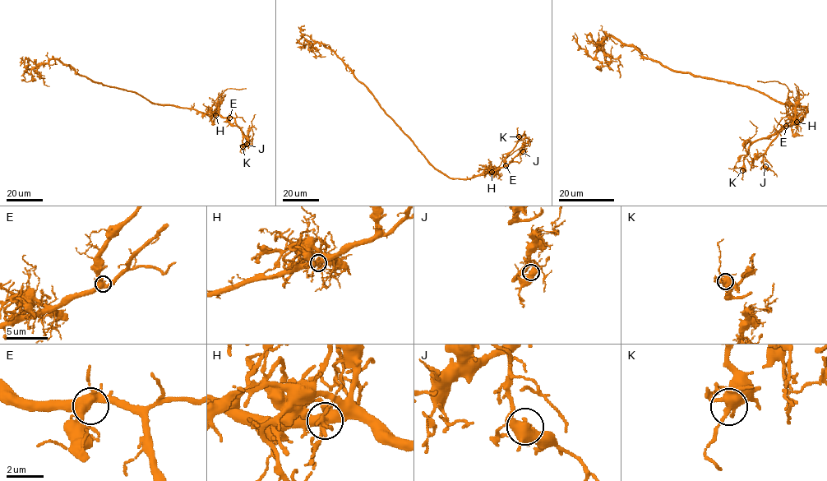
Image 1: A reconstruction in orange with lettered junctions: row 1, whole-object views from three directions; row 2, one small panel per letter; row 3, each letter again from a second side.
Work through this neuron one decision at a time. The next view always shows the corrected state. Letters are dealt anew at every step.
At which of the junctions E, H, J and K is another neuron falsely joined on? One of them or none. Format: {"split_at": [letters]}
{"split_at": ["H"]}

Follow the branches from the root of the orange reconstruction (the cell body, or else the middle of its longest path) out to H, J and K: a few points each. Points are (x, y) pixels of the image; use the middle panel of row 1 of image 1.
H: (412, 141), (434, 168), (450, 178), (468, 178), (492, 172)
J: (412, 141), (434, 168), (450, 178), (459, 178), (496, 170), (506, 166), (523, 151)
K: (412, 141), (436, 169), (450, 178), (468, 178), (502, 168), (506, 156), (519, 140), (519, 136)

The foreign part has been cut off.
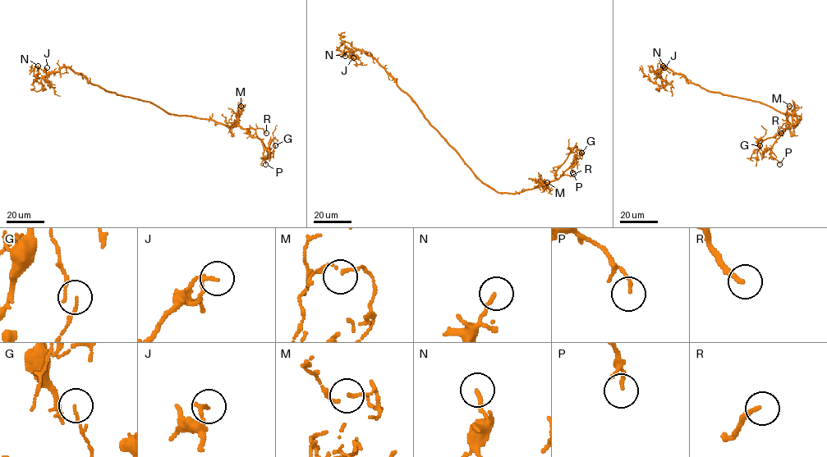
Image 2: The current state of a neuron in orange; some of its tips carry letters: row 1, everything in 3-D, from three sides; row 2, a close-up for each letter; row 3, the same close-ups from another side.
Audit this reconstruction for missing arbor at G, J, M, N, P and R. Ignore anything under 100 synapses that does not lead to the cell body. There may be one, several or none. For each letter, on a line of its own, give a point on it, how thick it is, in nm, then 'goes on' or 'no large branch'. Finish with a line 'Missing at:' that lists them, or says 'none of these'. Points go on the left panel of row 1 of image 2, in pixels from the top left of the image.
G: at (275, 145); 90 nm thick; no large branch
J: at (47, 67); 180 nm thick; no large branch
M: at (241, 106); 100 nm thick; no large branch
N: at (38, 66); 140 nm thick; no large branch
P: at (265, 164); 130 nm thick; no large branch
R: at (266, 133); 200 nm thick; goes on
Missing at: R

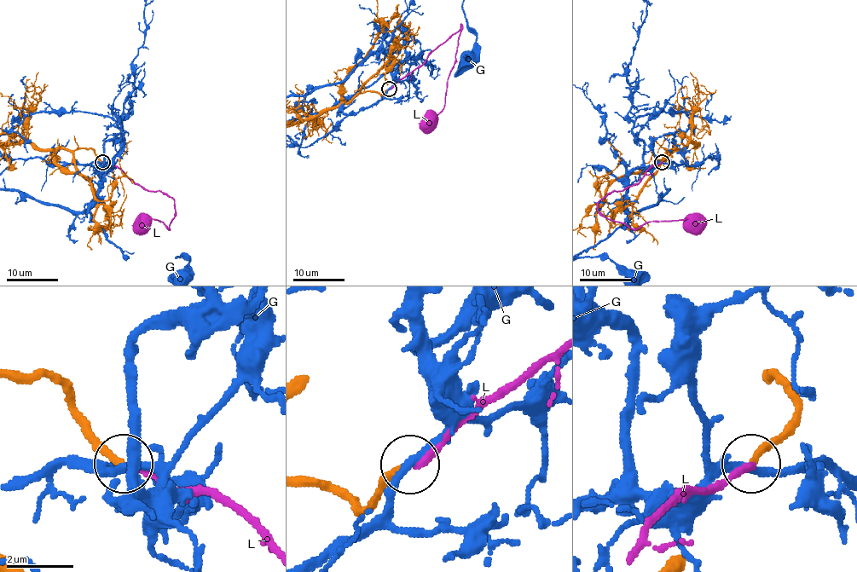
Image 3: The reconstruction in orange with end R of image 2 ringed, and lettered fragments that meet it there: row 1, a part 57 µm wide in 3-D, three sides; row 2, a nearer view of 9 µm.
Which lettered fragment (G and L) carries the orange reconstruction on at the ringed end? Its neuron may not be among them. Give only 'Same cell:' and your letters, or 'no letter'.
Same cell: L

